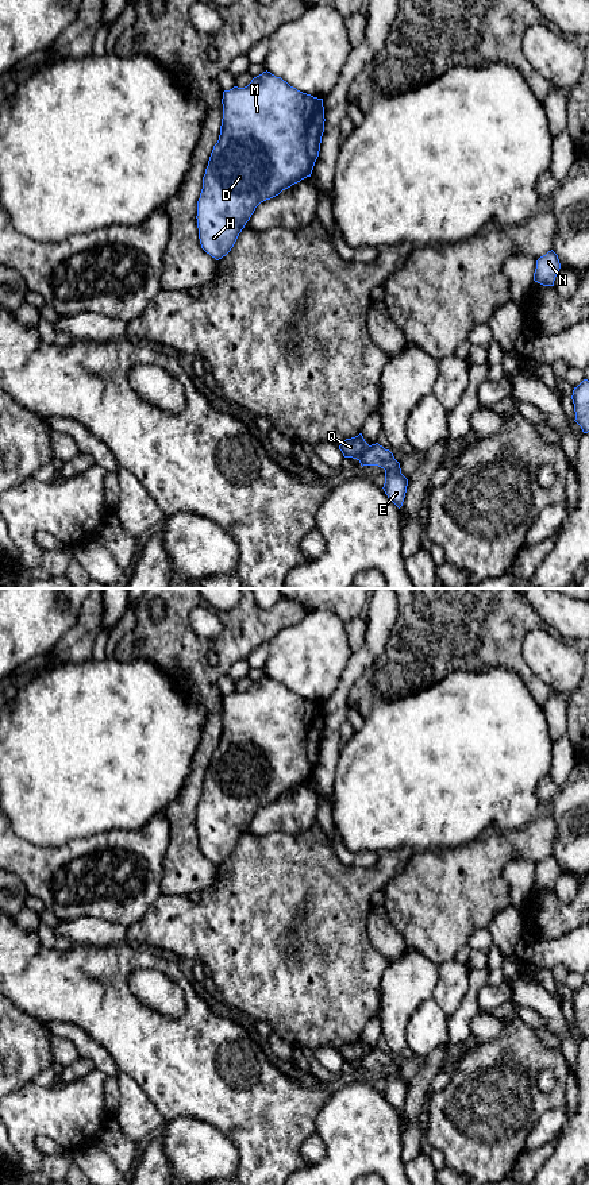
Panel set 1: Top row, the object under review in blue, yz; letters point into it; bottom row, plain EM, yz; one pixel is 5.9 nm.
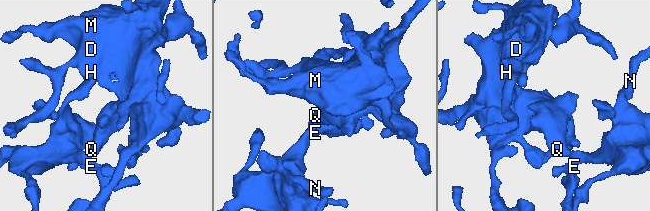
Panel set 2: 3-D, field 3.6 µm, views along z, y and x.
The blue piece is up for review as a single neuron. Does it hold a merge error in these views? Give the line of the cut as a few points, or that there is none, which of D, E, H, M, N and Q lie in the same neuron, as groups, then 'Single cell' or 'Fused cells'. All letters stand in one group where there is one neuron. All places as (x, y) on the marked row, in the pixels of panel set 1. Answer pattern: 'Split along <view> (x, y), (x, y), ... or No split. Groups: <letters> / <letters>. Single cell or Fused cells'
No split. Groups: D E H M N Q. Single cell

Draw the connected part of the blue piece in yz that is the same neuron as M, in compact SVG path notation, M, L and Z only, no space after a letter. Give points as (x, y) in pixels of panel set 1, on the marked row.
M270 72L254 77L245 88L223 92L223 119L217 143L211 153L197 201L197 228L201 248L216 260L234 247L255 208L301 180L311 177L324 132L323 99L303 93Z

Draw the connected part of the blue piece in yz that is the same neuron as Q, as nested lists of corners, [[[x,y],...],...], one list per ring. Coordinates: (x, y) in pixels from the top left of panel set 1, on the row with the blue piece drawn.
[[[362,433],[346,439],[340,445],[344,458],[357,459],[361,466],[378,466],[385,470],[384,491],[388,498],[400,509],[403,506],[408,479],[401,474],[400,463],[389,449],[378,443],[369,445]]]

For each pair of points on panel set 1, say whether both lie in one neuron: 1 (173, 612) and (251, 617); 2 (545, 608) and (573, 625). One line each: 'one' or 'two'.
1: one
2: one

